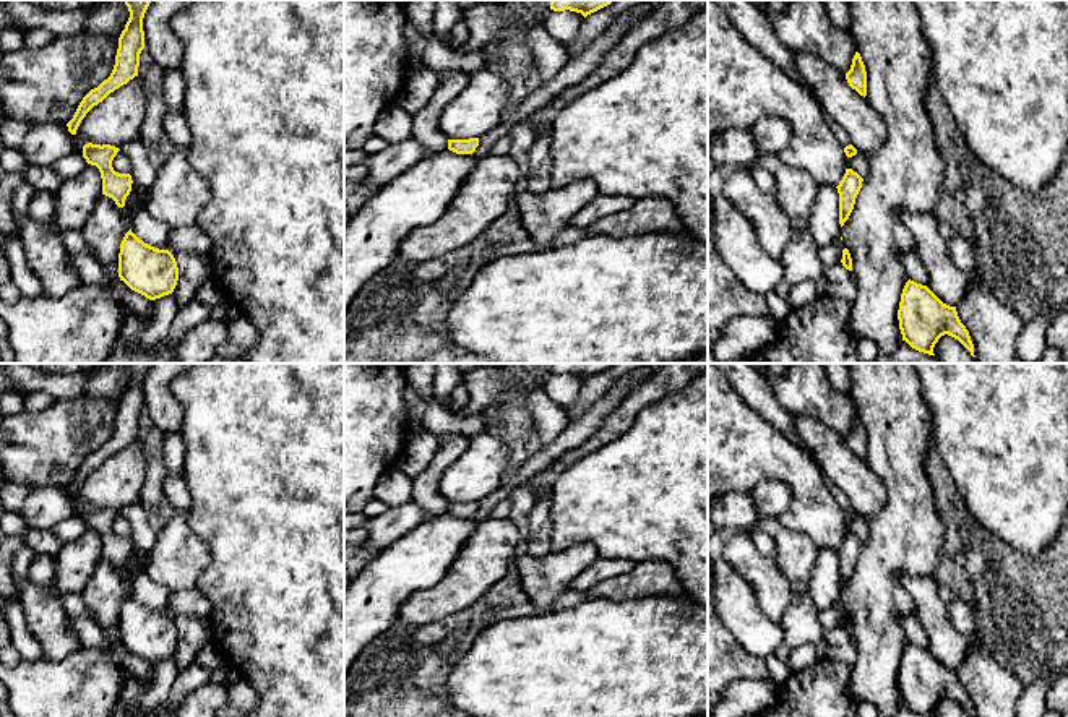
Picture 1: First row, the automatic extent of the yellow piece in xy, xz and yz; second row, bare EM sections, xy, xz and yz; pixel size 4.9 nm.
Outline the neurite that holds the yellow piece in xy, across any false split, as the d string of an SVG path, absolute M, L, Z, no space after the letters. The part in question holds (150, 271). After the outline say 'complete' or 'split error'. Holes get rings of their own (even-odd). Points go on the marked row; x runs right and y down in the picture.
M130 229L120 243L118 277L131 290L156 300L174 292L179 268L169 250L144 243Z | complete

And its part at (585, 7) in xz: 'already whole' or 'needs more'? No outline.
already whole

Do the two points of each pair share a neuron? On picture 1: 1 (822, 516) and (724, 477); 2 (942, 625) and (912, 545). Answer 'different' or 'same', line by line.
1: same
2: different

